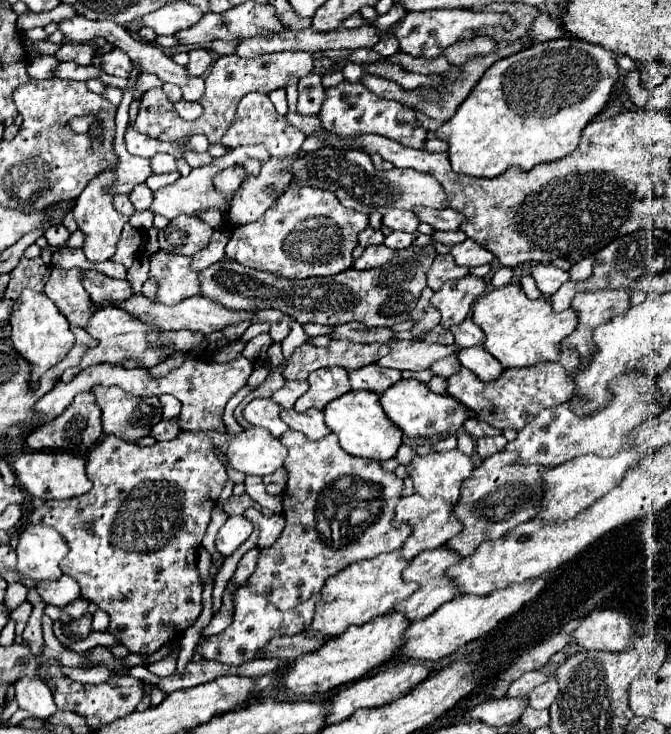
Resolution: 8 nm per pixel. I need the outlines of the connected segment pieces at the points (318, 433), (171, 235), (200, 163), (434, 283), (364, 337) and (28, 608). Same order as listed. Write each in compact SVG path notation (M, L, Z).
M284 409L280 413L280 419L294 431L300 431L304 433L308 439L322 439L326 437L330 431L324 423L324 415L320 409L310 409L306 413L296 413L294 409L288 411Z
M180 215L170 221L166 229L158 233L158 245L166 253L192 257L196 251L210 243L214 229L196 217Z
M186 139L178 141L178 145L182 147L182 155L184 155L184 159L188 161L190 167L204 167L204 165L212 163L212 157L208 153L194 153L194 151L190 151L190 147L186 145Z
M438 255L434 259L434 265L428 271L428 287L432 291L438 291L446 281L462 279L466 275L468 275L468 267L456 265L452 255Z
M344 323L336 325L328 337L332 339L346 339L352 343L388 343L392 339L394 331L392 329L382 329L382 327L366 327L362 323Z
M22 603L18 605L12 613L10 613L10 619L16 623L16 635L20 635L28 623L28 617L32 613L32 605L30 603Z

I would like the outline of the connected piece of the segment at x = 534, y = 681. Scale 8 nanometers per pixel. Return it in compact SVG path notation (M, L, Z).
M530 671L524 673L520 679L516 679L510 689L508 689L508 697L526 697L536 685L542 685L548 681L548 675L542 671Z

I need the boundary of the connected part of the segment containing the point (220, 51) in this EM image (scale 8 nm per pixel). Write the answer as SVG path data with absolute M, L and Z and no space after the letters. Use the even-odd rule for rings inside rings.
M216 41L210 45L214 47L216 55L232 55L232 53L236 53L236 47L240 45L240 41Z

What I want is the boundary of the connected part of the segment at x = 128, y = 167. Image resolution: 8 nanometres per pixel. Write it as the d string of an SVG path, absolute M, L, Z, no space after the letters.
M124 91L122 101L118 105L116 113L116 139L114 139L114 151L120 157L120 165L116 169L116 181L114 187L110 189L114 195L116 193L130 193L138 183L146 181L146 177L152 173L148 159L144 157L134 157L126 151L124 145L124 131L128 127L128 107L132 103L132 91Z

